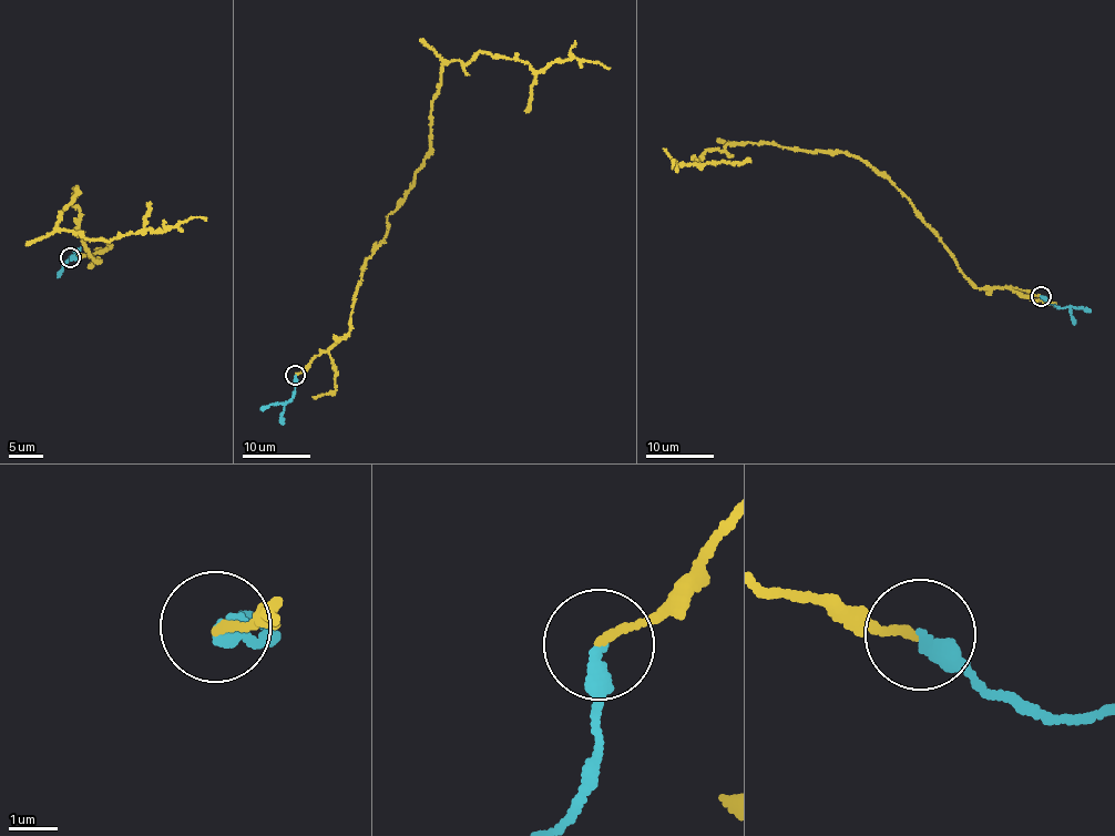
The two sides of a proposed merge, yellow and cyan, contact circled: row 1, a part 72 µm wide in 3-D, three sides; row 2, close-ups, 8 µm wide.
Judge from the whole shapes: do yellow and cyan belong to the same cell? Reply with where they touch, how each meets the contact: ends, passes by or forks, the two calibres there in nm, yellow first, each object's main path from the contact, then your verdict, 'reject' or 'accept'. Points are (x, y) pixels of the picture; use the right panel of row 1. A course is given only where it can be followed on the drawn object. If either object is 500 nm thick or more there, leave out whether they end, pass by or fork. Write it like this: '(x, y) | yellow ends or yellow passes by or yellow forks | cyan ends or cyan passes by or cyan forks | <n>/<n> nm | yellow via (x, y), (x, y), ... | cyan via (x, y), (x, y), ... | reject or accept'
(1041, 296) | yellow ends | cyan ends | 150/320 nm | yellow via (1040, 295), (974, 287), (894, 183), (862, 160), (739, 143), (706, 151), (698, 166), (673, 161), (672, 169) | cyan via (1040, 295), (1055, 305), (1069, 306), (1074, 324) | accept

